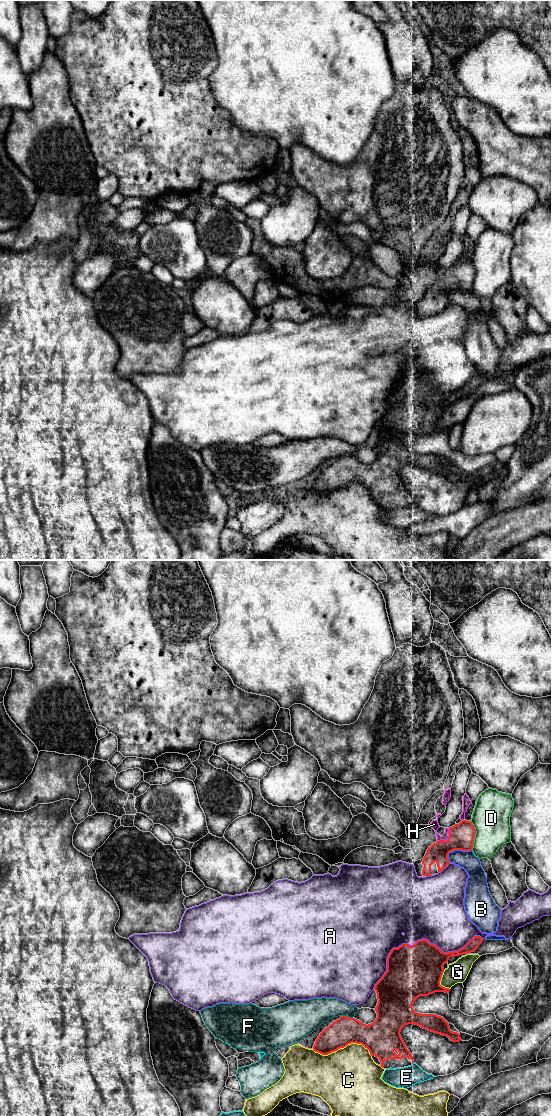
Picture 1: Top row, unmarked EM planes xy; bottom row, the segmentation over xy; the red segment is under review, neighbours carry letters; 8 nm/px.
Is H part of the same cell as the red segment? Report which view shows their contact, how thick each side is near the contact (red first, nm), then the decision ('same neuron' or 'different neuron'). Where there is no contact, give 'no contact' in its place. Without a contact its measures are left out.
meets red in xy; 200 nm thick on the red side, 70 nm on the other; same neuron

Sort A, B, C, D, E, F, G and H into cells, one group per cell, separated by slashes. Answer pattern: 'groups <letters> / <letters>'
groups A / B / C / D / E / F / G / H

